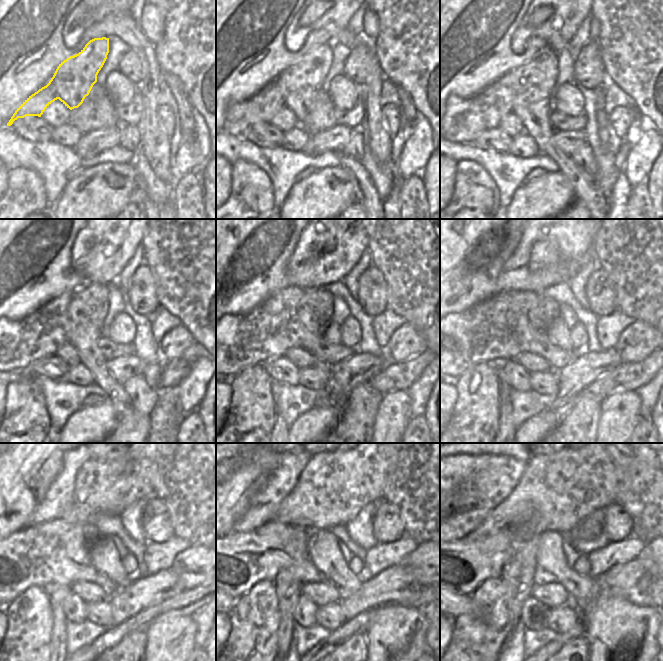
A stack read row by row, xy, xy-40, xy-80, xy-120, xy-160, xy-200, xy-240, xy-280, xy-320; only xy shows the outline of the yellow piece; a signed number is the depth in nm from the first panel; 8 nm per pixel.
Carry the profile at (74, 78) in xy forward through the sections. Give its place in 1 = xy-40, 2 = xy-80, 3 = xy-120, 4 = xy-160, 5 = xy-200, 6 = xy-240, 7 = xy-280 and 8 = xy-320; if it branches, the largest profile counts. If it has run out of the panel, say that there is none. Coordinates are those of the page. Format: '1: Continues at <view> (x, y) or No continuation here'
1: Continues at xy-40 (297, 86)
2: Continues at xy-80 (464, 119)
3: Continues at xy-120 (14, 344)
4: Continues at xy-160 (236, 341)
5: Continues at xy-200 (495, 329)
6: Continues at xy-240 (47, 553)
7: Continues at xy-280 (236, 562)
8: Continues at xy-320 (460, 567).

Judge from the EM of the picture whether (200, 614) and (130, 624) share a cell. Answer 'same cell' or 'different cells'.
different cells

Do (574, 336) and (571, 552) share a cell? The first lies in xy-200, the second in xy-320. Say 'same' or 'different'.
different

